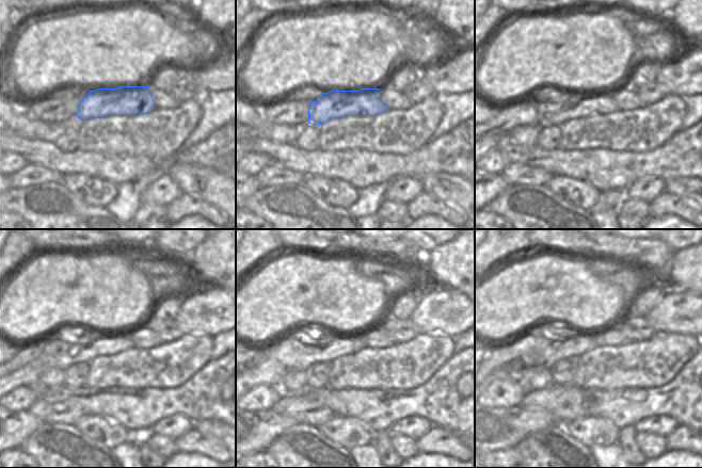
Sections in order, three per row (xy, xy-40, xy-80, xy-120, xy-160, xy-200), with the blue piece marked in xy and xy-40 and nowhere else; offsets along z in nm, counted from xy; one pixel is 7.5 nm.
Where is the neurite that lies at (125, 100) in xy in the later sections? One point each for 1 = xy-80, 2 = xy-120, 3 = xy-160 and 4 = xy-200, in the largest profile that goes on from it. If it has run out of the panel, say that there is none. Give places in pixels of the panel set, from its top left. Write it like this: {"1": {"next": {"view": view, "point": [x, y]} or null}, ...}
{"1": {"next": {"view": "xy-80", "point": [554, 111]}}, "2": {"next": {"view": "xy-120", "point": [60, 352]}}, "3": {"next": {"view": "xy-160", "point": [292, 353]}}, "4": {"next": {"view": "xy-200", "point": [533, 351]}}}

